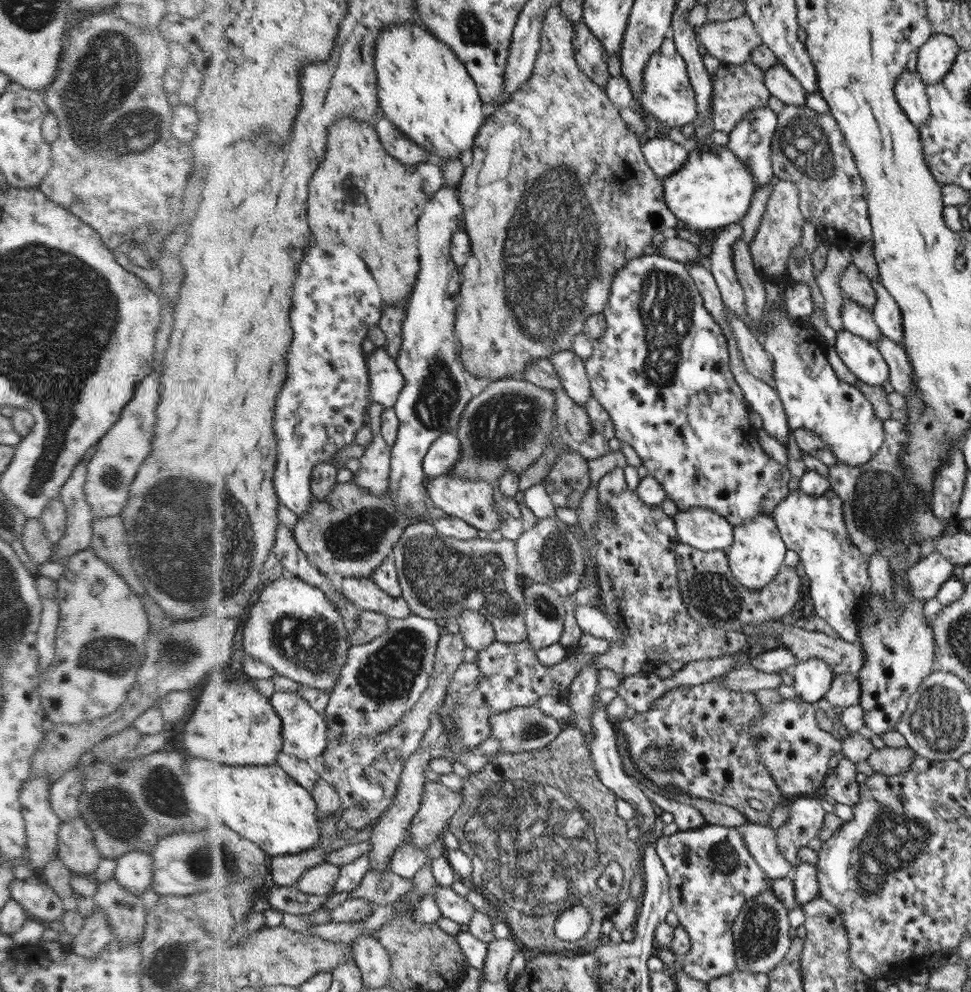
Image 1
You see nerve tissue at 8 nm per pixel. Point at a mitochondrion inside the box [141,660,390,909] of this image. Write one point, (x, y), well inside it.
(200, 864)

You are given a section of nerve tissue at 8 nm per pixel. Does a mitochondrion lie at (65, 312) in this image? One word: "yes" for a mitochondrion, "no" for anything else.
yes

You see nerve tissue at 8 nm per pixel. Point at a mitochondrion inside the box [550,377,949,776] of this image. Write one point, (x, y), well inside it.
(886, 510)

